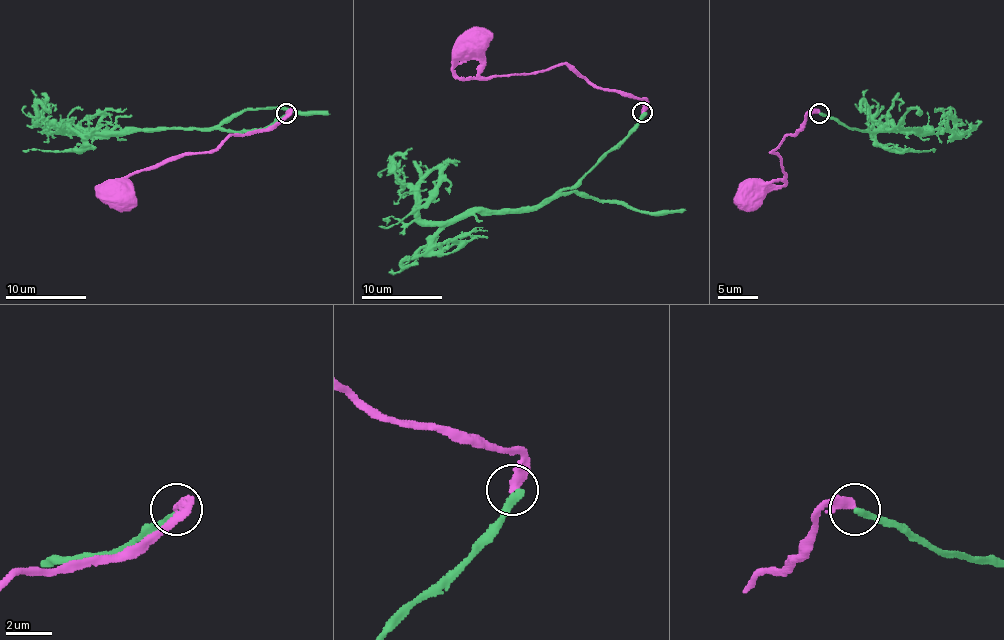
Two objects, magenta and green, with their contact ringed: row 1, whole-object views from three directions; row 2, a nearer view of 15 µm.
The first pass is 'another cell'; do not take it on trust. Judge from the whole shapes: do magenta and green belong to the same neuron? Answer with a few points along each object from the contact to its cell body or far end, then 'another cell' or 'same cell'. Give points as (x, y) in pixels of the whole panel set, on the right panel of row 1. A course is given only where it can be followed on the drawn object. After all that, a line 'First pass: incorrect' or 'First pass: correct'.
magenta via (819, 113), (807, 113), (799, 129), (770, 152), (780, 158), (784, 174), (750, 184), (752, 192) | green via (819, 113), (831, 115), (849, 129), (927, 131), (891, 131), (875, 135), (879, 143), (897, 149), (934, 152) | another cell
First pass: correct

